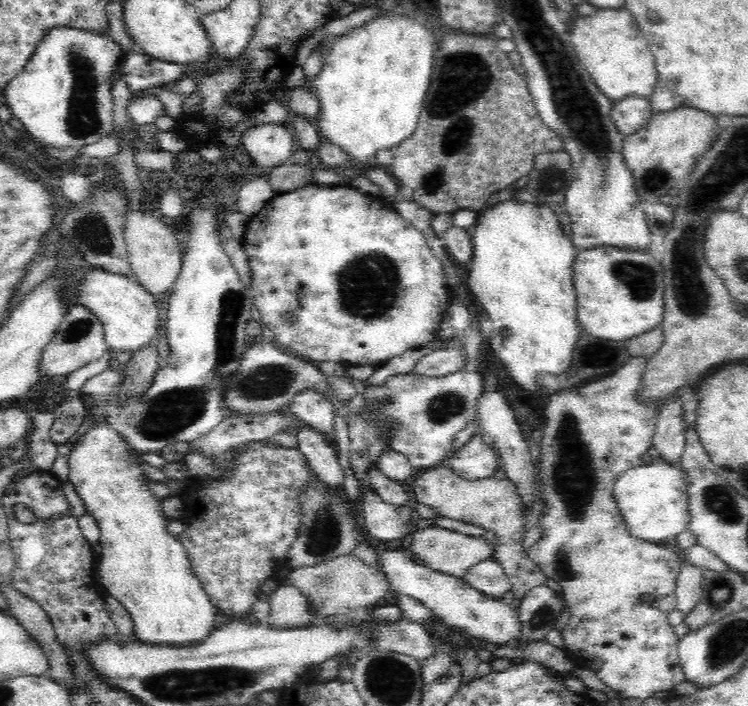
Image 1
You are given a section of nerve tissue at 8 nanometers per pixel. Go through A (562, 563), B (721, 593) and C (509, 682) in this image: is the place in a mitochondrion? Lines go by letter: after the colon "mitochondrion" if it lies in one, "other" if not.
A: mitochondrion
B: mitochondrion
C: other

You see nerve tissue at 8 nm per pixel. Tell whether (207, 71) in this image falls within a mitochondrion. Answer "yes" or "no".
no

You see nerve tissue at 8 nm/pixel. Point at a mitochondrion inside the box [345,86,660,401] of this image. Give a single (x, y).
(638, 279)

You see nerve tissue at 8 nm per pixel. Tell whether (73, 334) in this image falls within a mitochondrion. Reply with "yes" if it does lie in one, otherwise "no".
yes

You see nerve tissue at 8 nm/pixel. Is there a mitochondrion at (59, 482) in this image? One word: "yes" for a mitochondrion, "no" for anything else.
no

